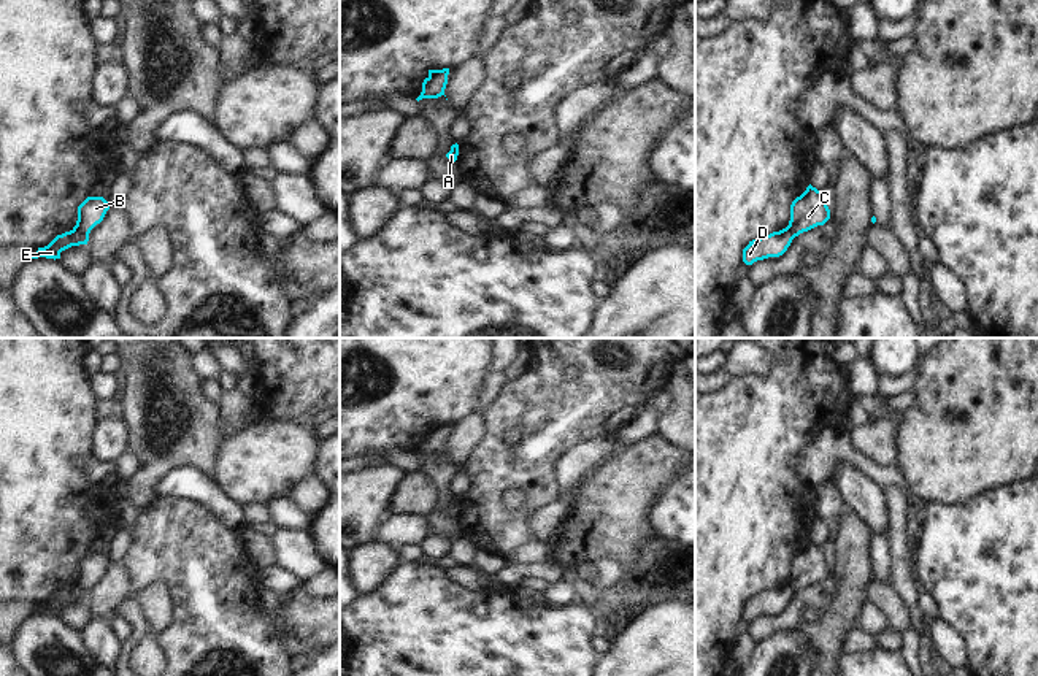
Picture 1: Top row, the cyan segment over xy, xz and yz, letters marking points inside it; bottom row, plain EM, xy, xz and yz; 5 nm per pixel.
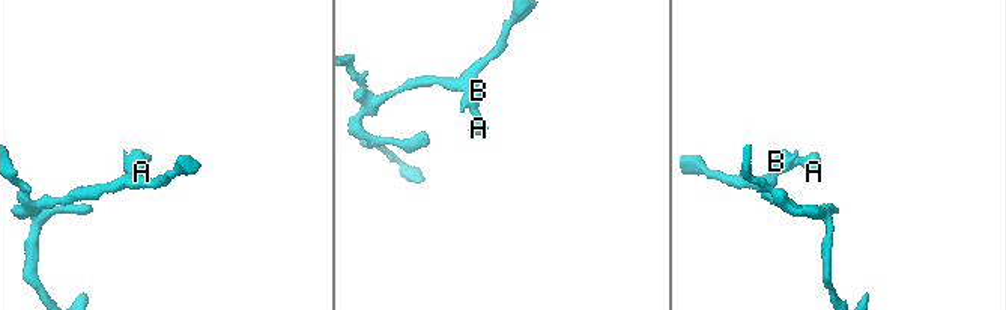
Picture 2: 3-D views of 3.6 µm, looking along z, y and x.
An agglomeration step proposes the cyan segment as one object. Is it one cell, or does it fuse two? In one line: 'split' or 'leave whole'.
split

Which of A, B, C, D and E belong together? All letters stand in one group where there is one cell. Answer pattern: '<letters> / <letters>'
A B C / D E

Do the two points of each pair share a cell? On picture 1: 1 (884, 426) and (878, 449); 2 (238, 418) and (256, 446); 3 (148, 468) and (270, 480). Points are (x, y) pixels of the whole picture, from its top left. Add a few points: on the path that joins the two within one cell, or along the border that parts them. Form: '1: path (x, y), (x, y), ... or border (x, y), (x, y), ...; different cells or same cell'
1: path (881, 432), (878, 443); same cell
2: border (249, 421), (224, 434); different cells
3: border (222, 438), (211, 478); different cells

